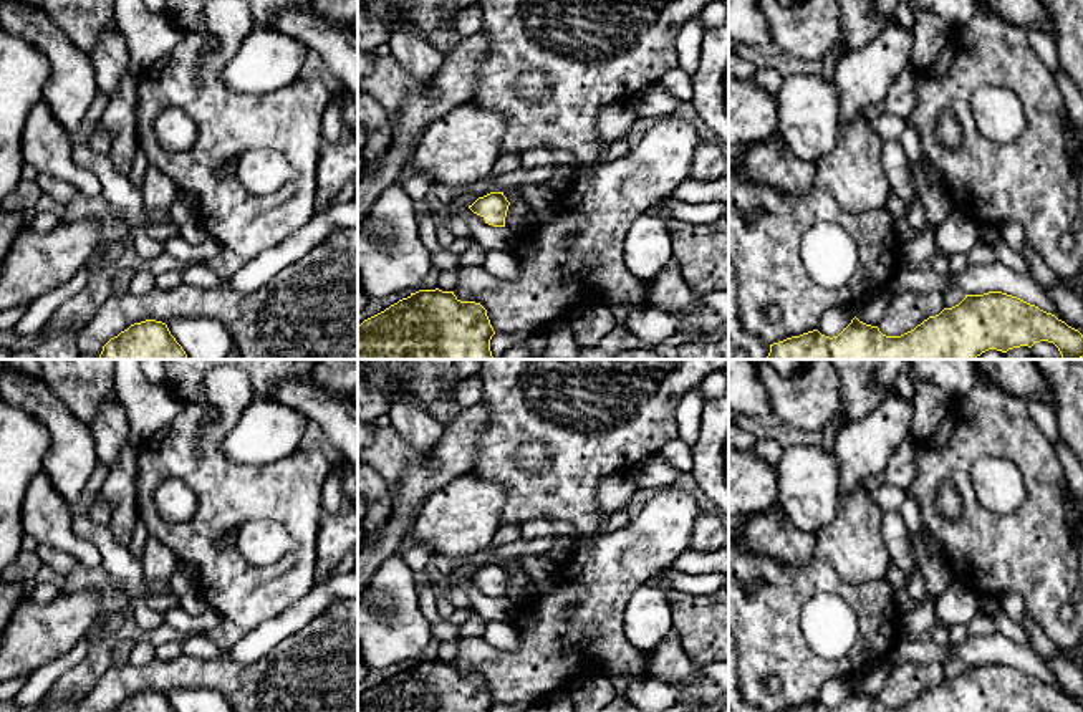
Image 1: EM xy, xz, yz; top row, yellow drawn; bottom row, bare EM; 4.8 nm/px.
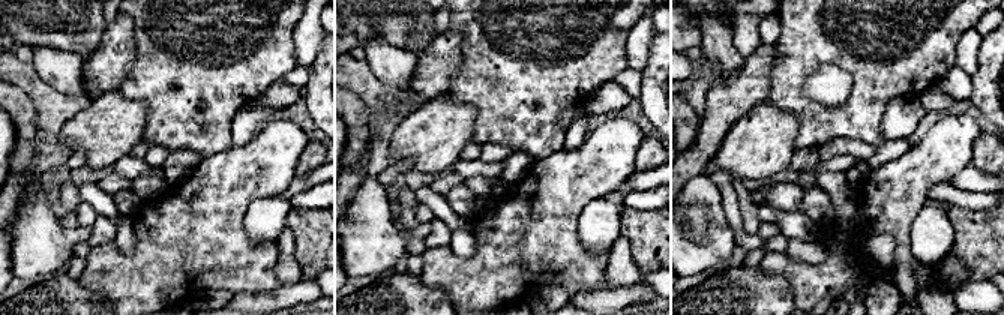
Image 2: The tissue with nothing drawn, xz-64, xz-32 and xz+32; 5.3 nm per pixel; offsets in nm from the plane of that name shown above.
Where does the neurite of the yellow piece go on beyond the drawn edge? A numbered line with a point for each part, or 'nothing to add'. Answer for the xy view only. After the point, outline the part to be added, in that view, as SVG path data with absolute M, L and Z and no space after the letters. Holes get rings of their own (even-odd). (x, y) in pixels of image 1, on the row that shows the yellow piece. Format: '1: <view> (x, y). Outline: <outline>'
nothing to add

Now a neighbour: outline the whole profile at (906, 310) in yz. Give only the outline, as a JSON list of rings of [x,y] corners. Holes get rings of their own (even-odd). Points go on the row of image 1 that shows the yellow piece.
[[[894,291],[878,328],[886,336],[901,336],[944,308],[942,291]]]

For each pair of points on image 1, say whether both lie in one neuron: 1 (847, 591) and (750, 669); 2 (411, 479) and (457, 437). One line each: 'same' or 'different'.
1: same
2: same

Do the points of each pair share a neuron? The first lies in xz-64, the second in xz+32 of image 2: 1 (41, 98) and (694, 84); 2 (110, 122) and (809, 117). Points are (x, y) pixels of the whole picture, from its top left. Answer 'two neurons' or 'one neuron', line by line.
1: one neuron
2: two neurons

